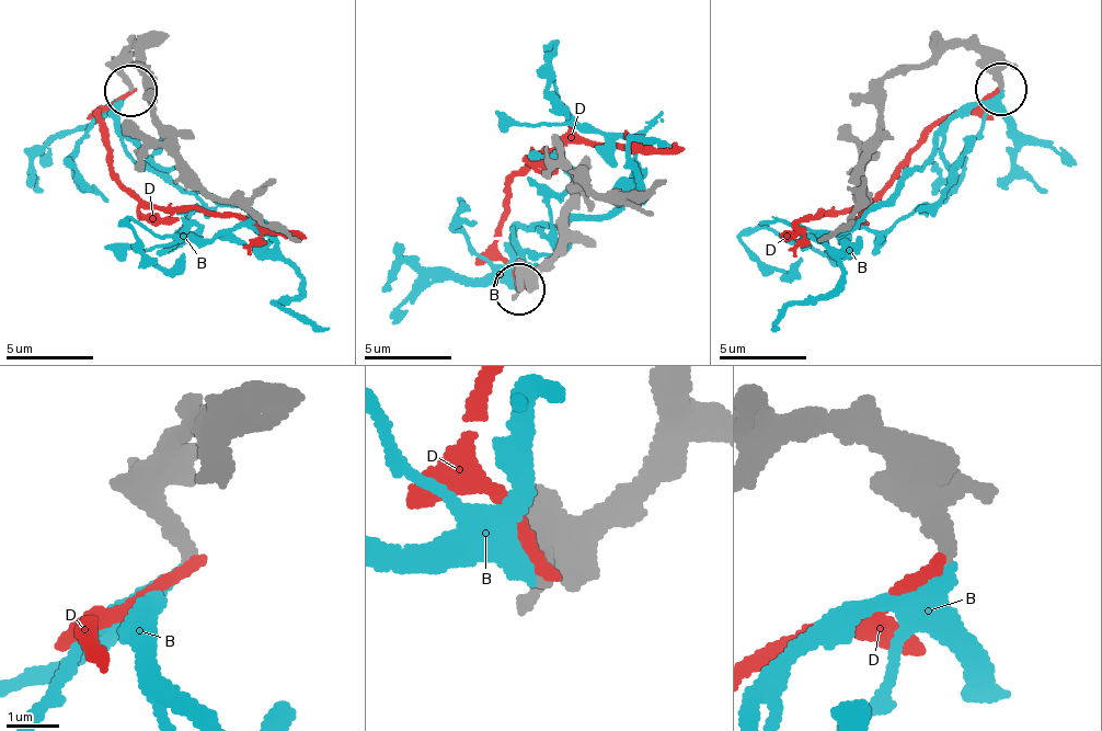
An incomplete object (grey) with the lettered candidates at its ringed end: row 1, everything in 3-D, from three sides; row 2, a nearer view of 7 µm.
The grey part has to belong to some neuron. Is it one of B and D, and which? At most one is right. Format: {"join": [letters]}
{"join": []}

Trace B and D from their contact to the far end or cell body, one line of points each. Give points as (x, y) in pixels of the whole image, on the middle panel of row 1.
B: (516, 288), (517, 229), (609, 216), (629, 179), (627, 145), (562, 102), (553, 46), (569, 118)
D: (520, 288), (495, 235), (516, 174), (540, 156), (565, 143), (686, 147)

